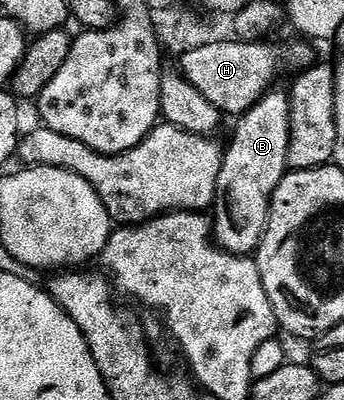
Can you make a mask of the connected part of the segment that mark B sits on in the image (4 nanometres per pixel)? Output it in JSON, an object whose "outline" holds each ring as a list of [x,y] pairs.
{"outline":[[[274,89],[236,120],[233,140],[227,143],[223,169],[217,178],[217,197],[211,208],[217,246],[233,255],[252,256],[261,246],[269,210],[279,181],[290,170],[291,113],[289,96]]]}

